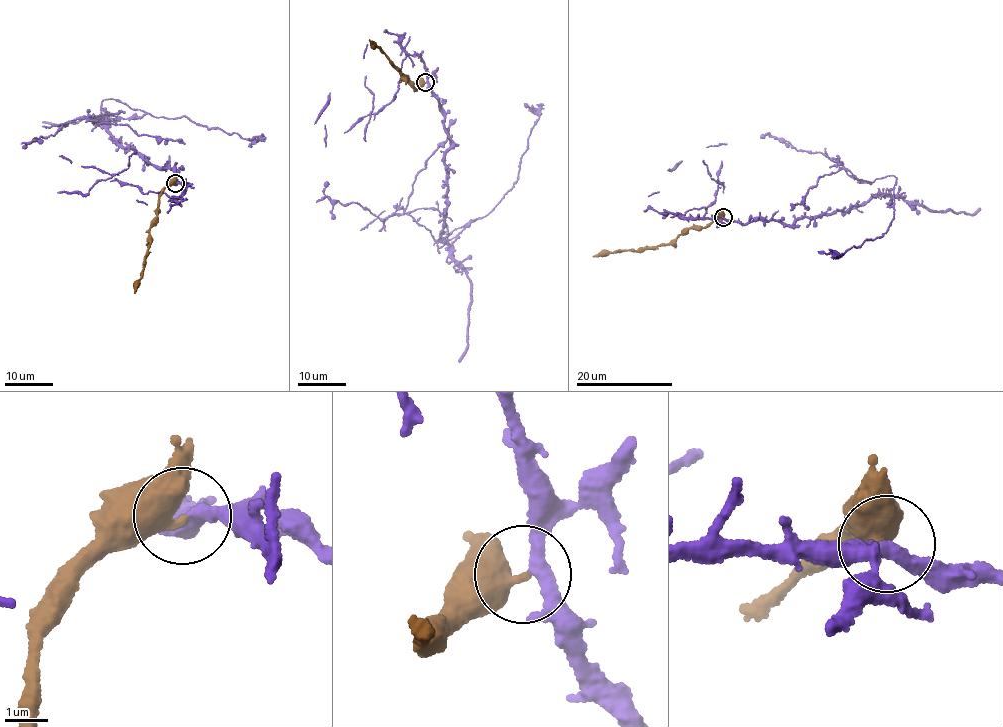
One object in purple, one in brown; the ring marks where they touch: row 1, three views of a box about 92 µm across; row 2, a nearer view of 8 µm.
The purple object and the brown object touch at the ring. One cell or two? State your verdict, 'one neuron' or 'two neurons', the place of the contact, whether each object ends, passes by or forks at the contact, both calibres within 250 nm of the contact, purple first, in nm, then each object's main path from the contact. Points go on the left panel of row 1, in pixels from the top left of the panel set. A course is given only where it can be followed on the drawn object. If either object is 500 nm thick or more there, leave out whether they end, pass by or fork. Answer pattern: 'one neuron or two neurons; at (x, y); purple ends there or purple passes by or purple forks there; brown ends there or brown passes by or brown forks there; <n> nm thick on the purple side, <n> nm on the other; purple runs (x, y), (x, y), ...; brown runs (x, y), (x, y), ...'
two neurons; at (175, 183); purple passes by; brown ends there; 320 nm thick on the purple side, 440 nm on the other; purple runs (175, 182), (111, 138), (110, 116), (144, 112), (115, 99), (94, 122), (32, 140), (42, 141); brown runs (175, 182), (161, 193), (145, 266), (134, 293)

